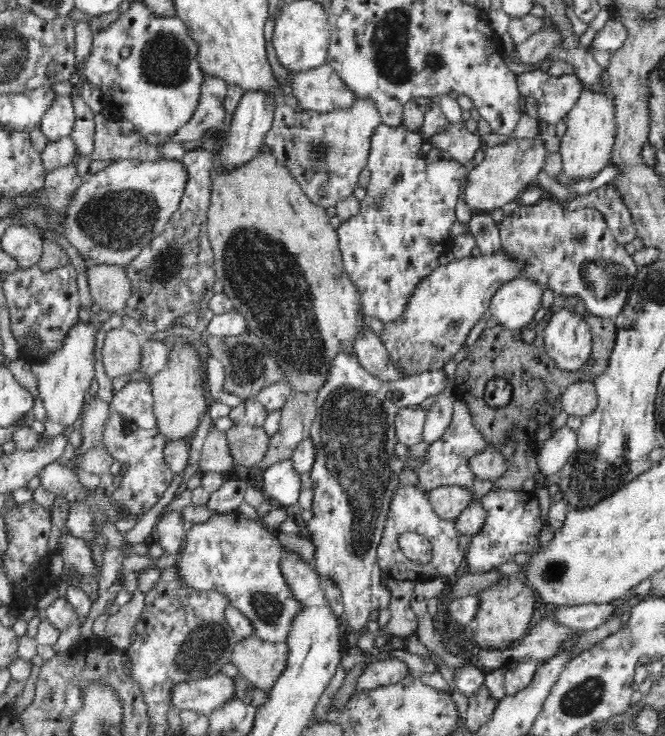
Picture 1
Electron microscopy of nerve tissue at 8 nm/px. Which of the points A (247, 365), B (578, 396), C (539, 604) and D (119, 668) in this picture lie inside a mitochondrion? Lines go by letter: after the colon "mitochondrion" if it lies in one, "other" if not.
A: mitochondrion
B: other
C: other
D: other

